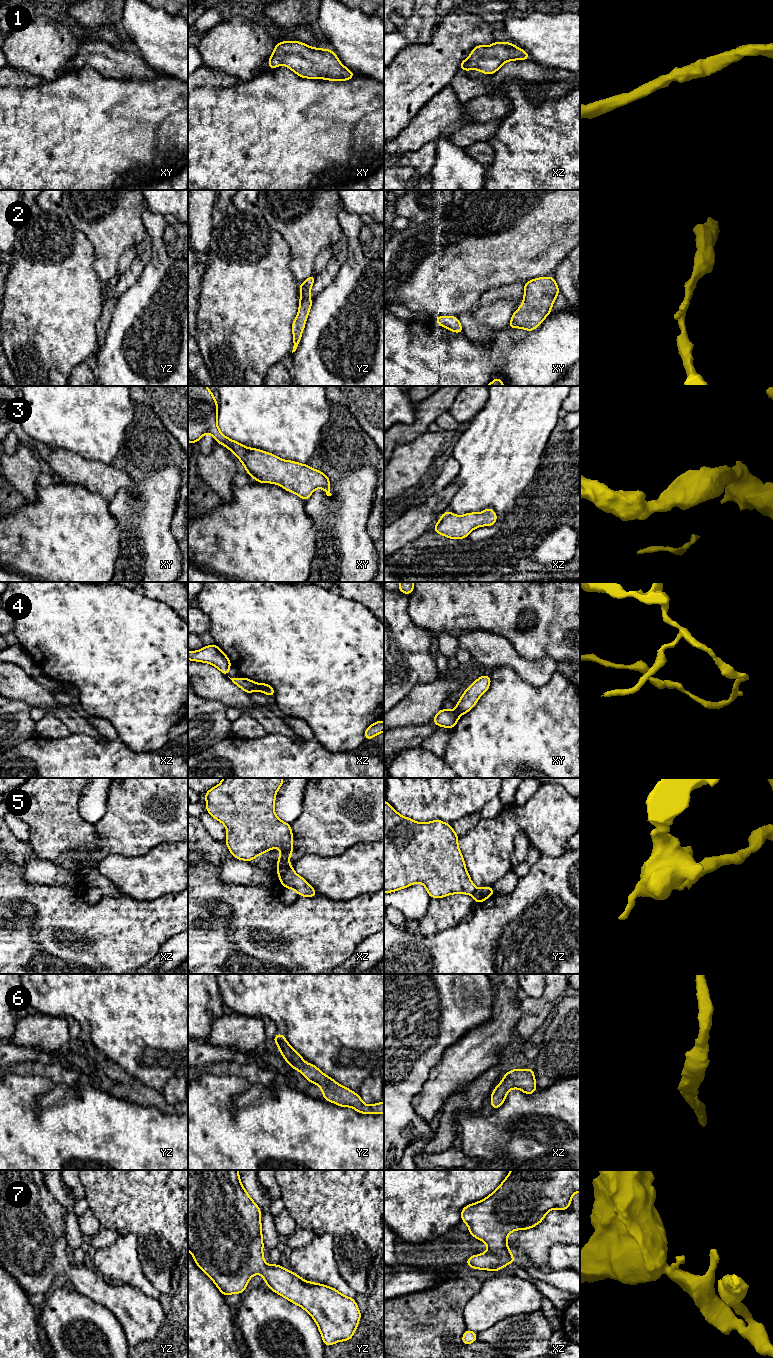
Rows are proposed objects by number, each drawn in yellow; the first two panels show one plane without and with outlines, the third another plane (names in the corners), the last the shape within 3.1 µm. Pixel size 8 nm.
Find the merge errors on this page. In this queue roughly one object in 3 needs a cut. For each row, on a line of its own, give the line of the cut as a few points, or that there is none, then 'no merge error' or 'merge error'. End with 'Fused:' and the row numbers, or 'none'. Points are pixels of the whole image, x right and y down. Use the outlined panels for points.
1: no cut | no merge error
2: no cut | no merge error
3: no cut | no merge error
4: xz (260, 684), (261, 690) | merge error
5: xz (291, 866), (278, 867) | merge error
6: no cut | no merge error
7: no cut | no merge error
Fused: 4, 5

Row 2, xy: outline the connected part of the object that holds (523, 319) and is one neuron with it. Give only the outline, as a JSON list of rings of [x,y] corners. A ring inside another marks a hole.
[[[553,276],[527,281],[524,289],[523,302],[513,313],[508,327],[534,331],[550,314],[560,291]]]

